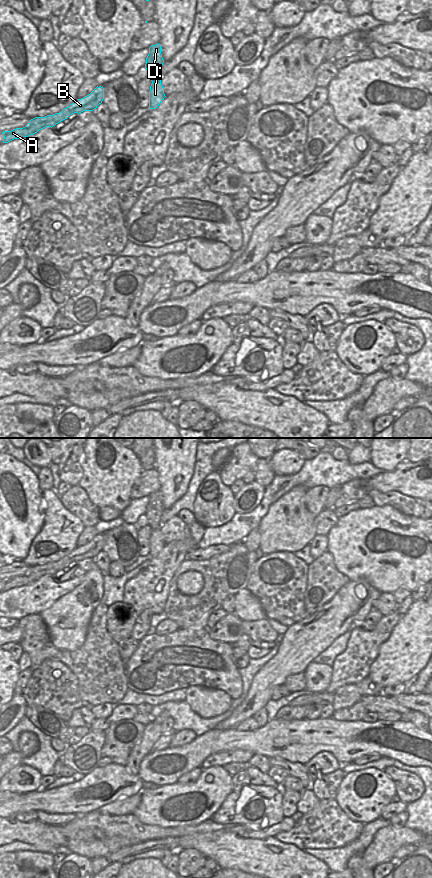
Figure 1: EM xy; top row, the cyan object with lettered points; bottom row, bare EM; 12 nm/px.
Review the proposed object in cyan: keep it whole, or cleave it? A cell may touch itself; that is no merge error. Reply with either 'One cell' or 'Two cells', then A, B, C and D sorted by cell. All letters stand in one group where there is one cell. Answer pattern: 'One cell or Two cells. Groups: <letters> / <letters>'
Two cells. Groups: A B C / D.

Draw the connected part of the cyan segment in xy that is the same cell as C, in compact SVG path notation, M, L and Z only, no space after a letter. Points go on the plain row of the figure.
M161 528L152 529L149 539L149 556L156 557L165 545Z

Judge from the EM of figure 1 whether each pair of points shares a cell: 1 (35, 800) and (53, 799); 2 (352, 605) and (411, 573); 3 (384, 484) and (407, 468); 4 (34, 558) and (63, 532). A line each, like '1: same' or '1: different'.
1: same
2: different
3: same
4: same

